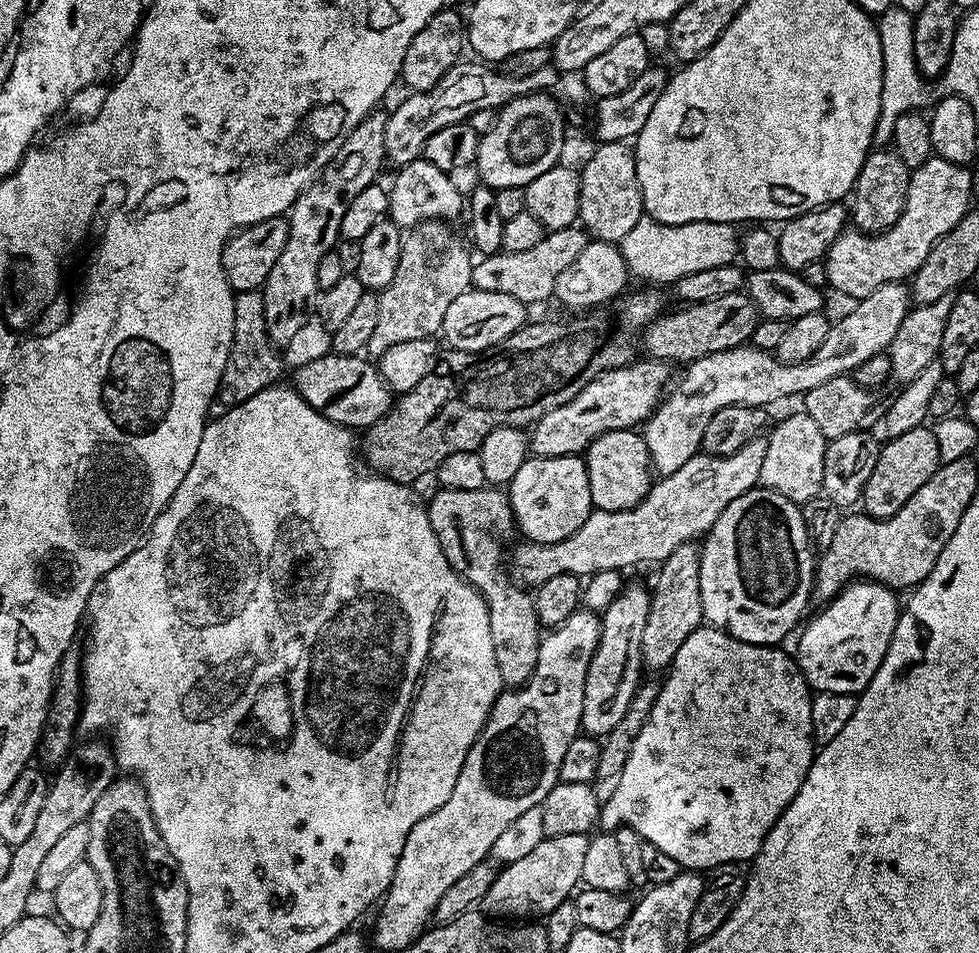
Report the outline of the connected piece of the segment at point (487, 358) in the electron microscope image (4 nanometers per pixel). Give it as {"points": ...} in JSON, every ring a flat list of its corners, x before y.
{"points":[[644,286,641,292,625,291,616,297,615,300,609,300,606,306,597,306,591,310,585,311,583,314,576,314,573,320,560,320,557,324,533,324,528,322,524,327,518,329,516,333,510,334,498,345,488,348,482,352,458,352,453,350,446,351,444,356,441,355,436,361,436,367,432,373,426,378,422,378,422,382,418,382,418,386,414,386,414,390,403,393,393,403,391,411,387,416,379,420,377,424,373,424,371,428,363,433,364,436,364,460,369,464,367,467,373,473,387,476,389,480,398,482,399,484,415,485,415,480,420,480,424,475,435,473,439,464,449,458,450,454,461,453,462,451,475,452,479,449,480,444,486,438,486,434,490,434,490,430,498,430,499,428,522,428,527,429,533,424,537,424,542,418,542,414,546,414,550,410,554,410,558,406,562,406,566,402,570,402,570,398,574,398,581,390,590,382,594,382,594,378,598,378,604,372,609,372,615,368,621,368,627,364,633,363,637,359,638,349,642,344,642,333,647,328,648,323,656,320,665,311,664,296,659,287]]}

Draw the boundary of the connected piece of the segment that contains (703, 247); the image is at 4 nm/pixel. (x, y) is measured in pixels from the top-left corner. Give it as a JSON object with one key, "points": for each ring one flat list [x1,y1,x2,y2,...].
{"points":[[644,214,636,226,626,234,626,238,620,242,620,249,627,262,629,273,633,277,638,276,644,279,644,282,658,286,671,285,686,274,716,269,718,266,733,263,738,254,738,228,737,225,722,222,664,224]]}

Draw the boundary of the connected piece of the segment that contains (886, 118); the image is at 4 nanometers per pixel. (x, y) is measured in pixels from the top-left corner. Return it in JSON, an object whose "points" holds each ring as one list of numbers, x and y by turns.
{"points":[[897,6,879,13,878,27,882,42,882,106,880,117,874,130,873,145,891,145,894,134,894,122,902,118,902,114,923,109,928,100,928,88,925,77,920,75,914,62,914,34,912,21,914,16]]}

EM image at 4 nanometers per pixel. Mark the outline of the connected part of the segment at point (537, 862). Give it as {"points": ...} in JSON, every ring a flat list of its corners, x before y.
{"points":[[582,832,545,836,526,858,501,867,497,871,486,898,478,905,479,911,489,918,512,918,520,922,529,918,545,918,559,903,569,899,581,883,582,861,586,859,589,837]]}

